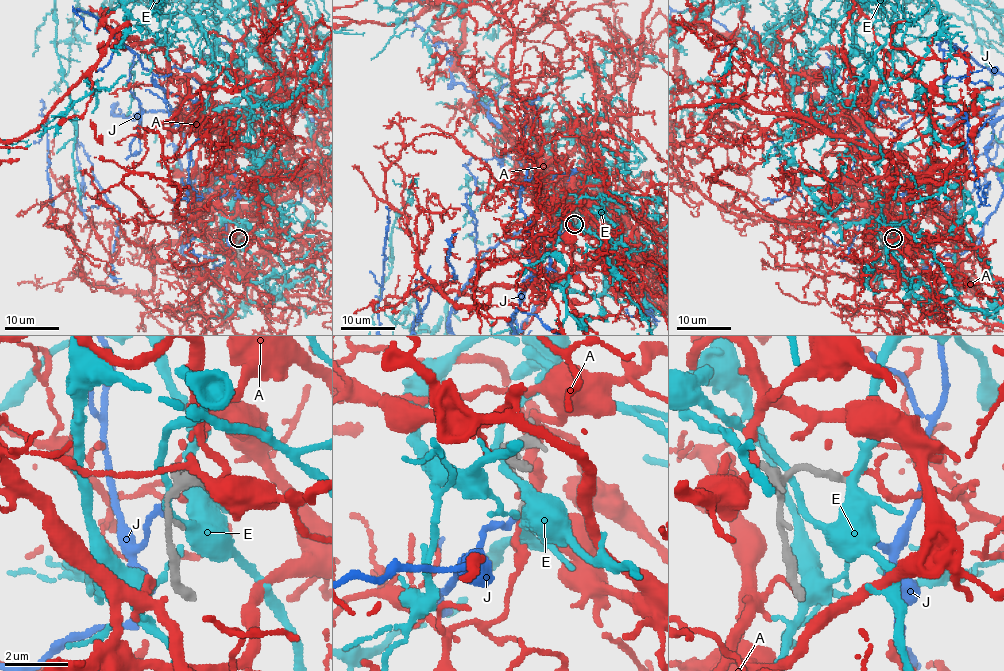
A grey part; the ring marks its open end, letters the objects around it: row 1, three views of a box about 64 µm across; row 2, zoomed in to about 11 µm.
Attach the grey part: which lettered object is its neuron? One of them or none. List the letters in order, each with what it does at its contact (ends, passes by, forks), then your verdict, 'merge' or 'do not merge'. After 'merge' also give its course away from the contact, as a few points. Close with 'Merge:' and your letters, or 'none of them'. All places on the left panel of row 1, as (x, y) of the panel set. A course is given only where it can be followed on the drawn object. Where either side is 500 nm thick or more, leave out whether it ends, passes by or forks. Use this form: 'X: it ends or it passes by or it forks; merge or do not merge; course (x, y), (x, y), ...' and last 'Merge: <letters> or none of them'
A: it passes by; do not merge
E: it passes by; do not merge
J: it ends; merge
Merge: J

